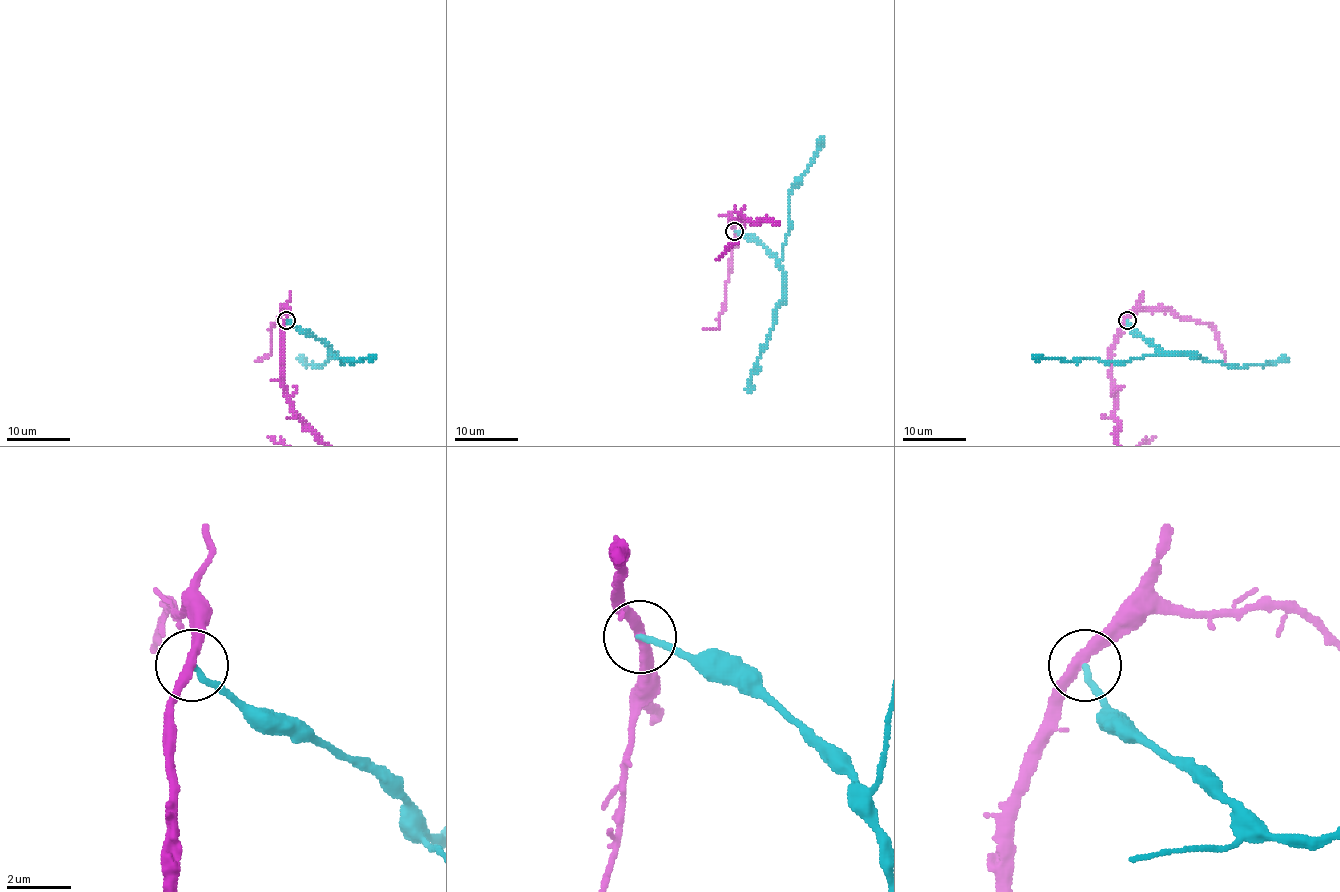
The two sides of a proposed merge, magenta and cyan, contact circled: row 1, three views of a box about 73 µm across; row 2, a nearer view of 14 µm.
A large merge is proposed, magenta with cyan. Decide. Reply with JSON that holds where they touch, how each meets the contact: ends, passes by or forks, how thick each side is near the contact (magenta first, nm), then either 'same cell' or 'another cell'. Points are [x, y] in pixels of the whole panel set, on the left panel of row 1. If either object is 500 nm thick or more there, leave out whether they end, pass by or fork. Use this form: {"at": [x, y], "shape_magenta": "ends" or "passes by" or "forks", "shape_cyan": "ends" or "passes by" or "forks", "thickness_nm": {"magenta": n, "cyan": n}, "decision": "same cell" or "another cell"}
{"at": [286, 320], "shape_magenta": "passes by", "shape_cyan": "ends", "thickness_nm": {"magenta": 320, "cyan": 190}, "decision": "another cell"}

